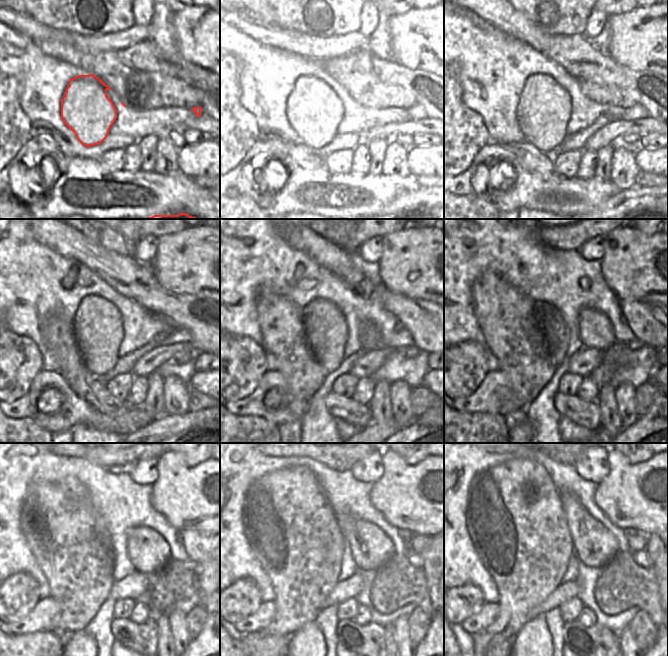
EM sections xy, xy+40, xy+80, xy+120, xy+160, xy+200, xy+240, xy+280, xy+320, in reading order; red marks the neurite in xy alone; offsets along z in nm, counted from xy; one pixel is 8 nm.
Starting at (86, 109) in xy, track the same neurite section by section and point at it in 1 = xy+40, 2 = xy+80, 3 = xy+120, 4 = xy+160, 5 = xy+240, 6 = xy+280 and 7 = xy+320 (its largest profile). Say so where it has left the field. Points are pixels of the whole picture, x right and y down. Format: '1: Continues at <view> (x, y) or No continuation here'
1: Continues at xy+40 (315, 106)
2: Continues at xy+80 (544, 107)
3: Continues at xy+120 (99, 321)
4: Continues at xy+160 (327, 316)
5: Continues at xy+240 (117, 526)
6: Continues at xy+280 (370, 514)
7: Continues at xy+320 (617, 532)

